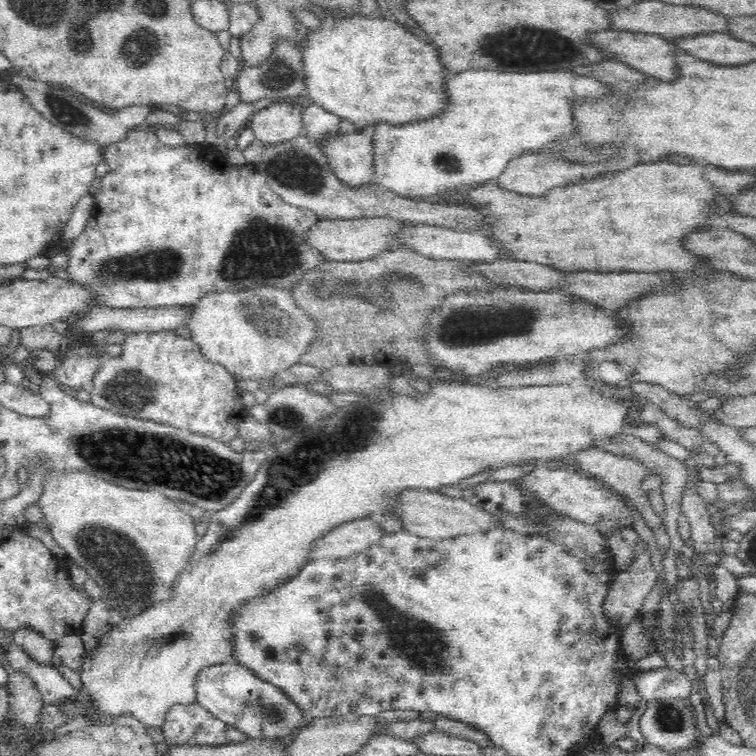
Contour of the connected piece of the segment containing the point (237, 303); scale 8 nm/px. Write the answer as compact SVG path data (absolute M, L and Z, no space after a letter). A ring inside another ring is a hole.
M268 286L208 293L195 304L187 327L208 360L225 366L240 381L268 380L270 385L278 373L301 363L319 333L317 322L298 306L292 291Z

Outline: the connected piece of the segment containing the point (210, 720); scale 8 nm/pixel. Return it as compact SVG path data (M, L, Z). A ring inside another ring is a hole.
M198 703L174 705L163 726L166 745L213 747L247 740L246 734L212 716Z

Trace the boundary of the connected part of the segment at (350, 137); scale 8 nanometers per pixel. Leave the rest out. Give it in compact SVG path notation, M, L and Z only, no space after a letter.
M361 131L342 133L321 143L329 167L348 188L364 188L374 183L373 138Z

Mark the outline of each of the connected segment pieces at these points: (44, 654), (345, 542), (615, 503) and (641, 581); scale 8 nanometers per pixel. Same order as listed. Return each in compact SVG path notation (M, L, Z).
M20 626L13 632L13 641L21 646L38 665L46 665L46 667L56 669L56 662L54 662L55 643L53 640L44 638L29 626Z
M360 518L360 520L354 520L338 528L334 528L330 534L326 534L324 538L316 541L313 544L312 552L309 558L312 561L336 560L340 558L346 558L350 554L357 554L358 552L367 551L372 545L375 545L378 541L388 538L392 533L387 533L383 529L383 526L378 522L374 522L371 518Z
M540 464L538 470L526 478L520 479L522 487L532 491L542 503L560 512L560 514L570 517L578 523L596 527L601 521L612 521L622 524L622 520L633 519L633 513L627 506L626 495L612 489L610 485L602 481L602 478L587 477L579 472L568 470L550 470L546 465Z
M649 552L638 557L628 571L614 572L603 605L608 621L618 630L627 627L638 617L644 600L656 584Z

